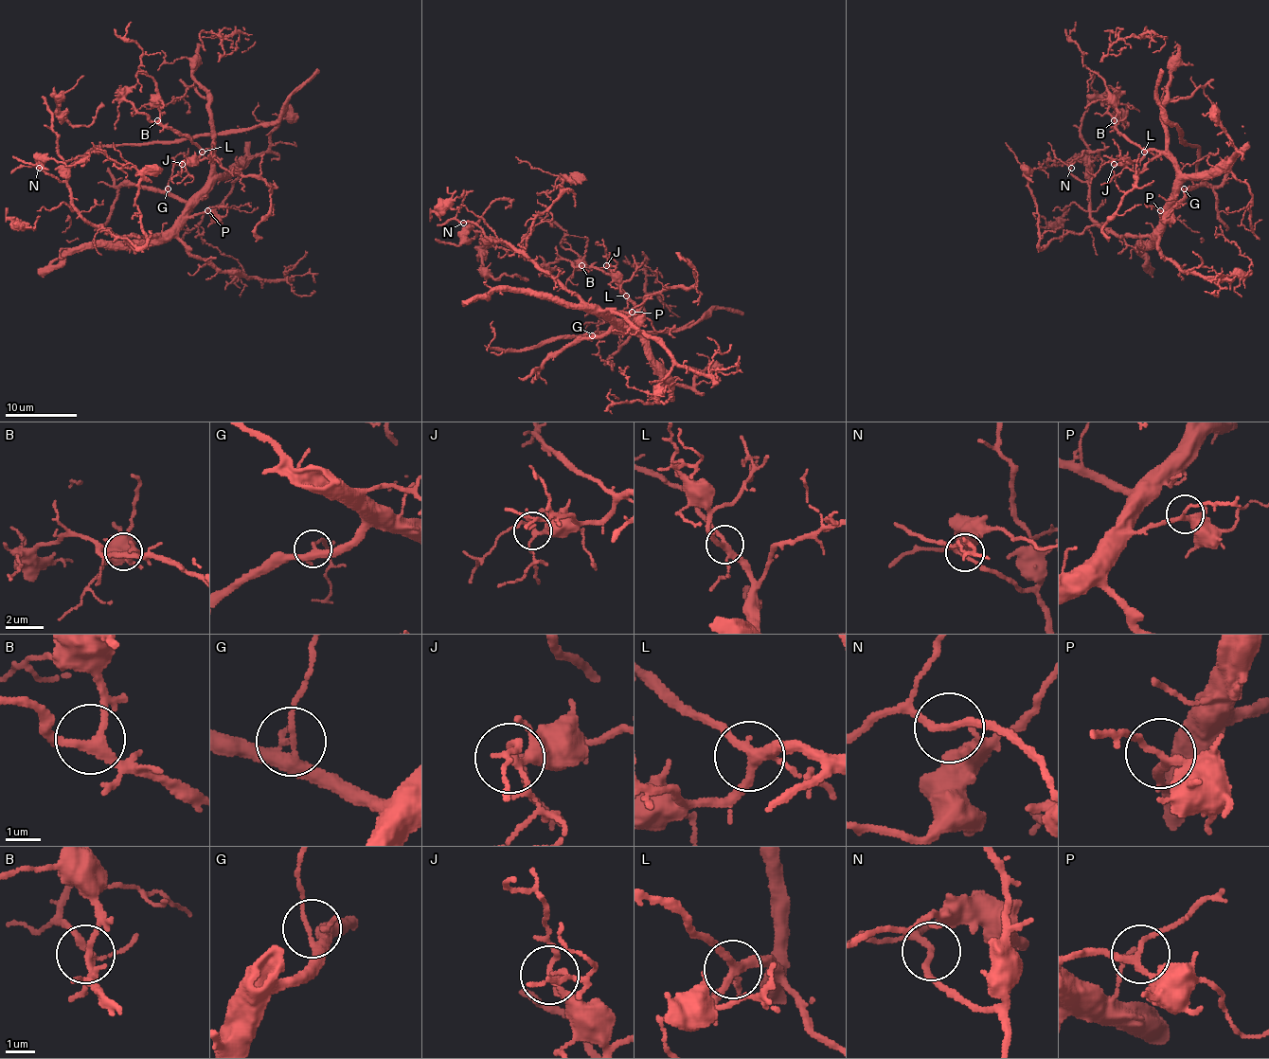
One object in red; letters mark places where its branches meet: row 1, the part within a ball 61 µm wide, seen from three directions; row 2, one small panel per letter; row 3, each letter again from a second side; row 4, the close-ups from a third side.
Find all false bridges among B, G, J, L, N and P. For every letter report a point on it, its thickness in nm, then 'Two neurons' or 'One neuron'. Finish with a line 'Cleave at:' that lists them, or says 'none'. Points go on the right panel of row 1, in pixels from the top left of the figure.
B: Place: (1114, 120). Thickness 240 nm. One neuron
G: Place: (1184, 188). Thickness 260 nm. One neuron
J: Place: (1114, 164). Thickness 180 nm. One neuron
L: Place: (1144, 152). Thickness 280 nm. One neuron
N: Place: (1071, 168). Thickness 150 nm. One neuron
P: Place: (1160, 210). Thickness 190 nm. One neuron
Cleave at: none

